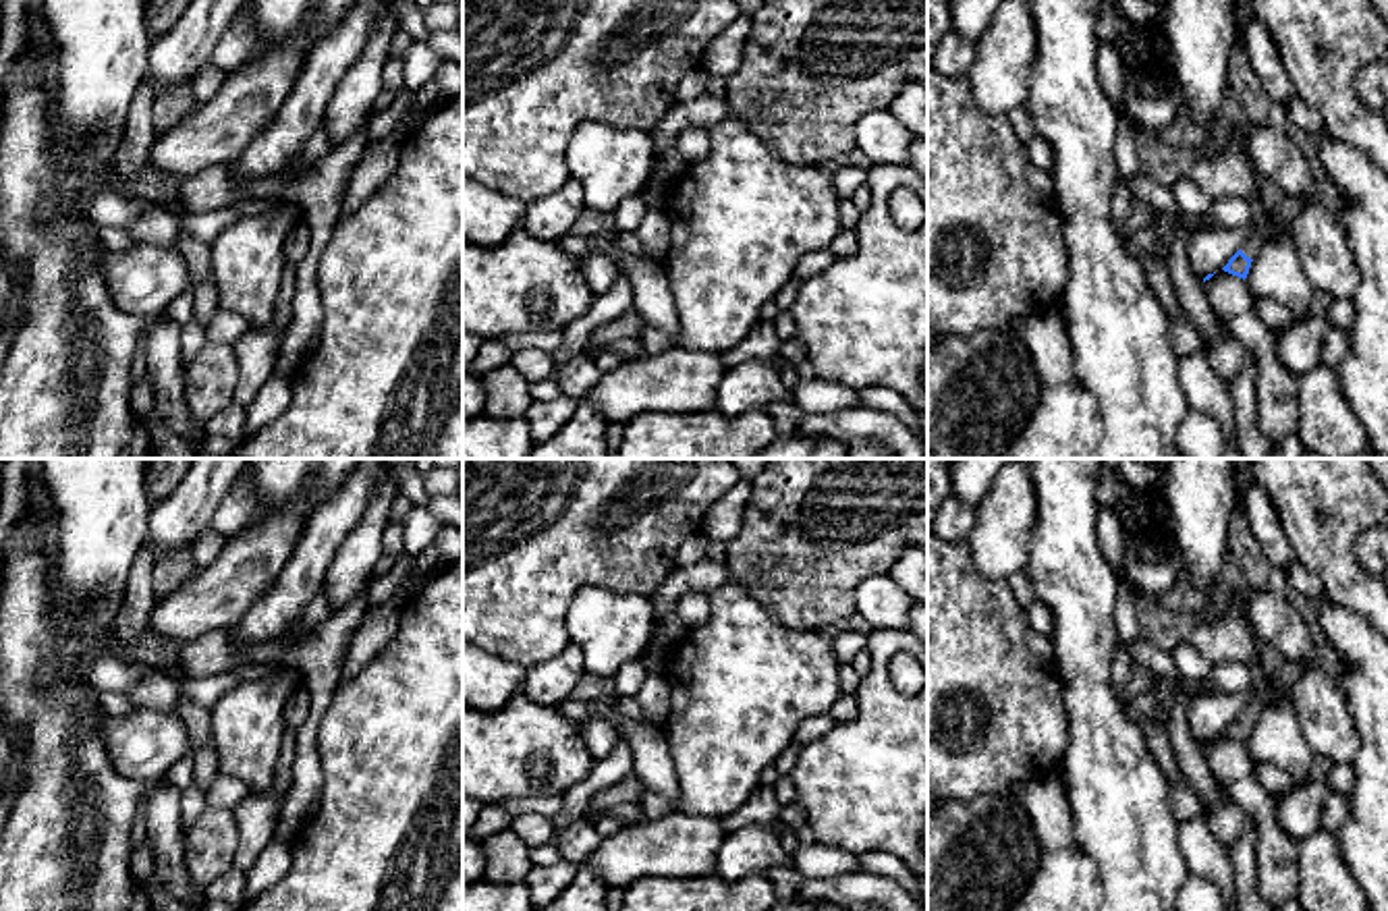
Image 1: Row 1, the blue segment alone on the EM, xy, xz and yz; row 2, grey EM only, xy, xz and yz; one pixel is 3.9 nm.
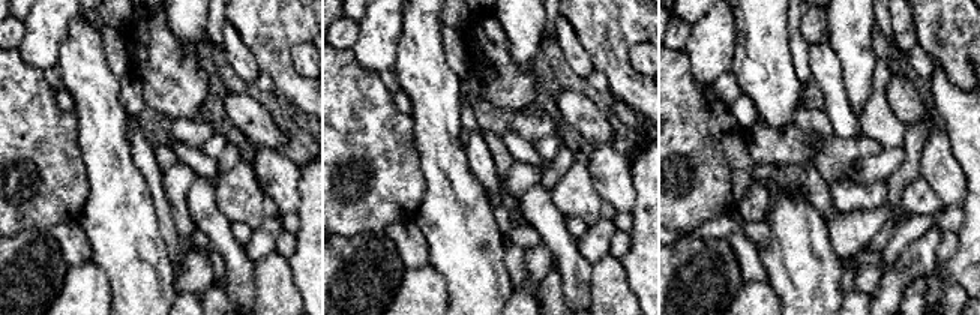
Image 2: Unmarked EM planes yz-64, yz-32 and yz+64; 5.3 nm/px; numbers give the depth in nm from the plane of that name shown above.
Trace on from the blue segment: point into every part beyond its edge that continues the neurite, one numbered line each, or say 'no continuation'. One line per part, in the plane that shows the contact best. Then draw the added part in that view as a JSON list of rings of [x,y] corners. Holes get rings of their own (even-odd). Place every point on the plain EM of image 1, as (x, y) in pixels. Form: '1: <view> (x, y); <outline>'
1: yz (1256, 706); [[[1257,672],[1255,677],[1255,695],[1253,699],[1243,708],[1241,716],[1247,722],[1255,722],[1261,712],[1266,710],[1266,701],[1268,701],[1268,679],[1264,674]]]

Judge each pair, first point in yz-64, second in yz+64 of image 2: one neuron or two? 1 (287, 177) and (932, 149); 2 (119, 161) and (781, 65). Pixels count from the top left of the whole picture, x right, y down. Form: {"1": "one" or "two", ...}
{"1": "one", "2": "one"}

